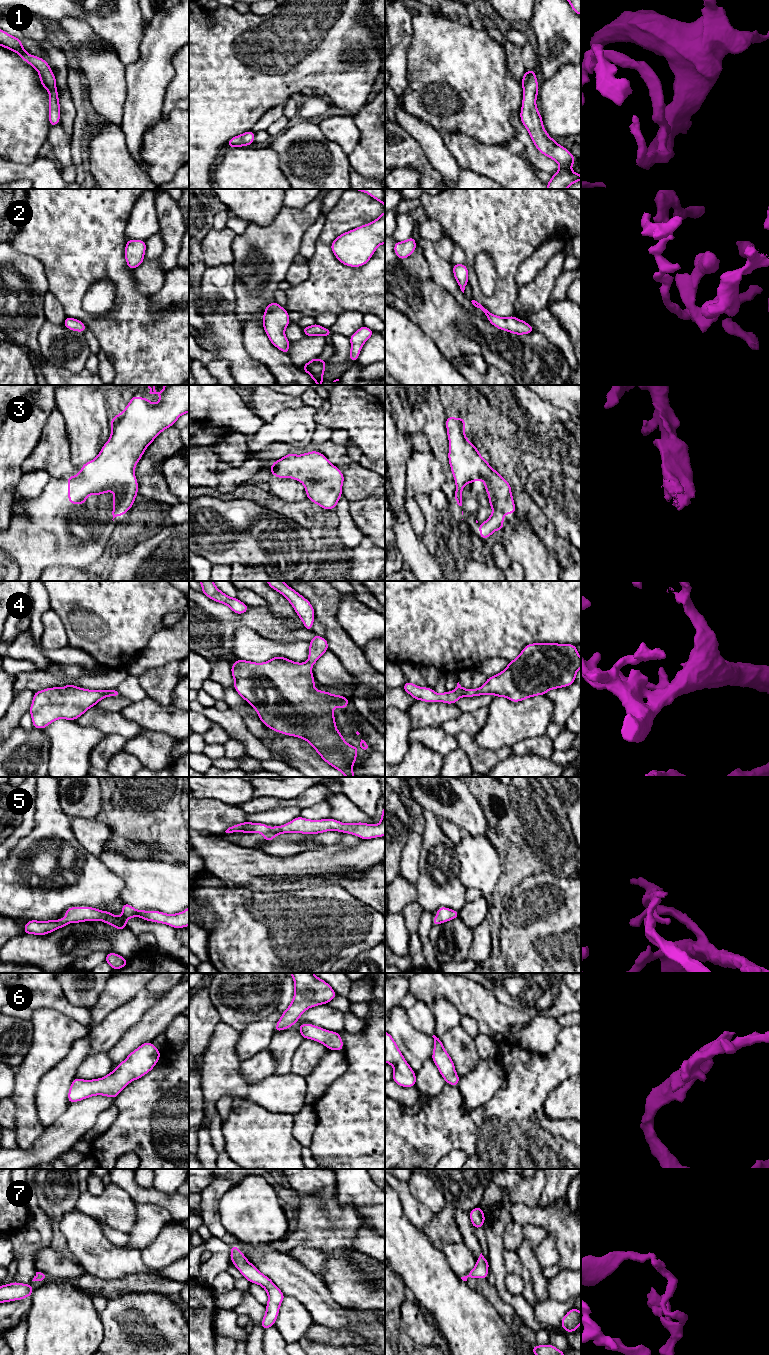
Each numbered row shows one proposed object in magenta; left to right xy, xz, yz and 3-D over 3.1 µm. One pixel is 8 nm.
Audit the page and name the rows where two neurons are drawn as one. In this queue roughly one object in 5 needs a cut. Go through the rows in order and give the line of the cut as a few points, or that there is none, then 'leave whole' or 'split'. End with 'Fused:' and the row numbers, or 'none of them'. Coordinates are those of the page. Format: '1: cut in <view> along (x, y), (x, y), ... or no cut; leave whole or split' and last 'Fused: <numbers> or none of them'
1: no cut; leave whole
2: no cut; leave whole
3: no cut; leave whole
4: no cut; leave whole
5: no cut; leave whole
6: no cut; leave whole
7: no cut; leave whole
Fused: none of them

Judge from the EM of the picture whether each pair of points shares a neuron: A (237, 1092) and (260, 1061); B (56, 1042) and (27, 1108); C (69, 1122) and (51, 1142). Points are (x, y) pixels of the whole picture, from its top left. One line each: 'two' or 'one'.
A: two
B: one
C: one

